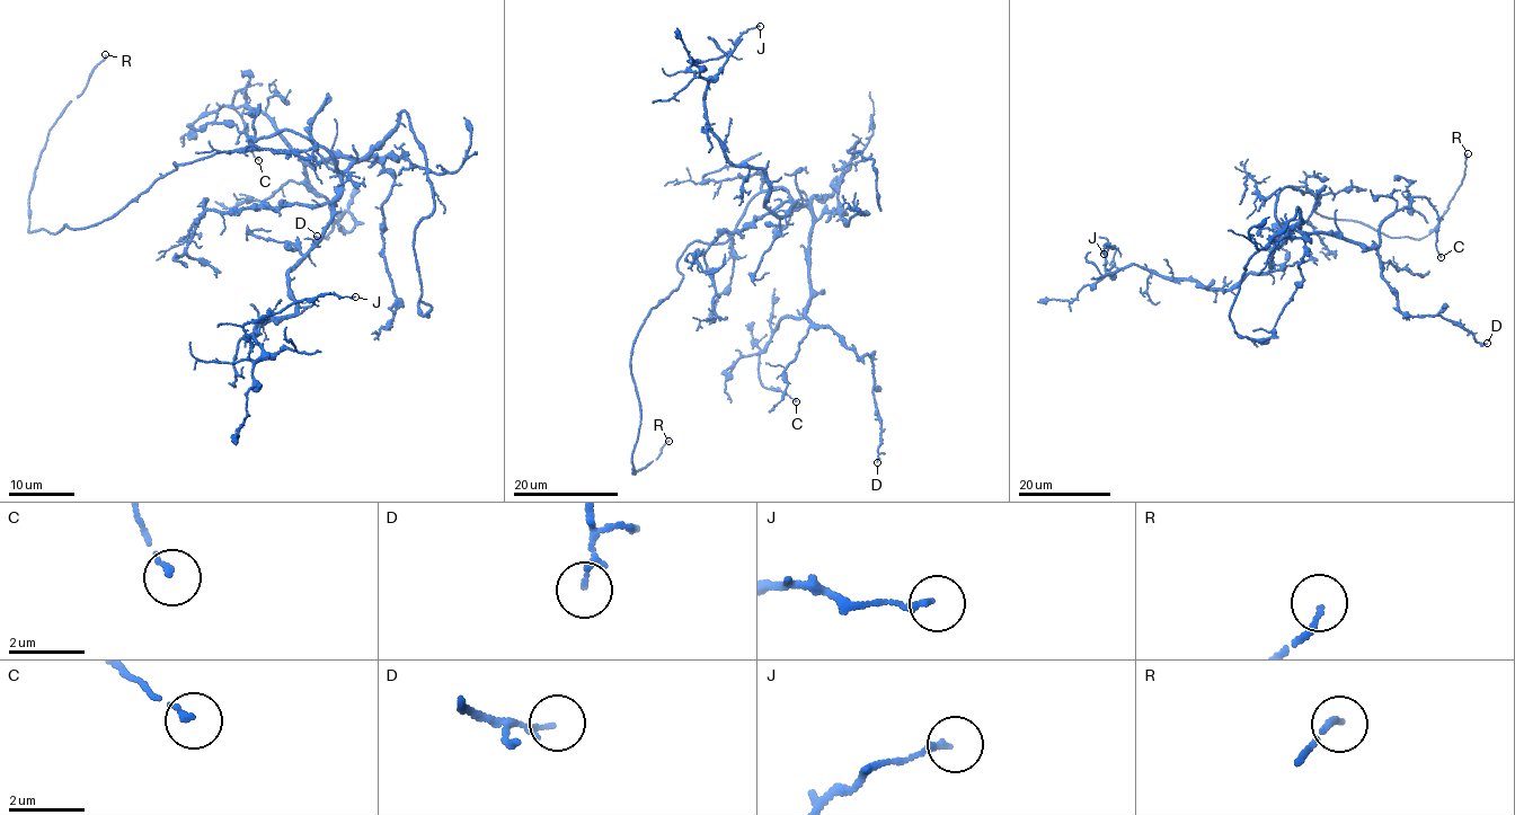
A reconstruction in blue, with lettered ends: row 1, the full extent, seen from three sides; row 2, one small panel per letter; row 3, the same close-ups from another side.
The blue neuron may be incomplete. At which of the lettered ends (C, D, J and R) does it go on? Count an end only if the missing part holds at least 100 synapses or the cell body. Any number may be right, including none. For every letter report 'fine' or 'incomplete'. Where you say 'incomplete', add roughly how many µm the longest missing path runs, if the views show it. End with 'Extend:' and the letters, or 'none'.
C: fine
D: fine
J: fine
R: incomplete | 70 µm
Extend: R

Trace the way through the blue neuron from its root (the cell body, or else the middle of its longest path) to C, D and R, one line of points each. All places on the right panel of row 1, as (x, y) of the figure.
C: (1291, 187), (1274, 209), (1288, 231), (1369, 248), (1382, 221), (1424, 196), (1441, 257)
D: (1291, 187), (1281, 191), (1274, 209), (1288, 231), (1332, 232), (1372, 247), (1405, 318), (1441, 315), (1487, 343)
R: (1291, 187), (1303, 194), (1291, 185), (1307, 188), (1326, 218), (1422, 239), (1449, 209), (1468, 153)

